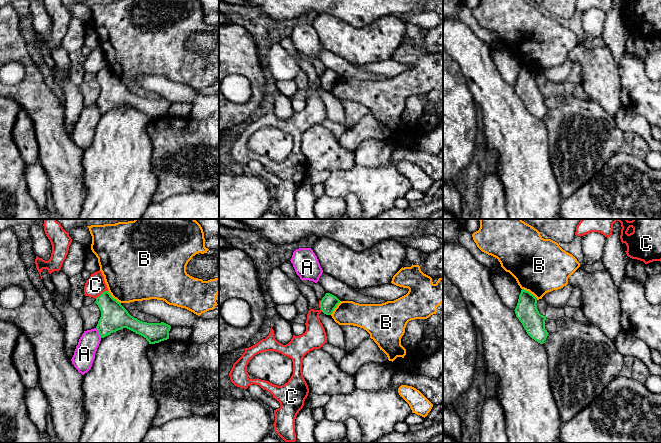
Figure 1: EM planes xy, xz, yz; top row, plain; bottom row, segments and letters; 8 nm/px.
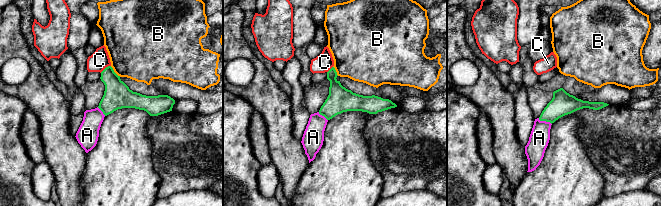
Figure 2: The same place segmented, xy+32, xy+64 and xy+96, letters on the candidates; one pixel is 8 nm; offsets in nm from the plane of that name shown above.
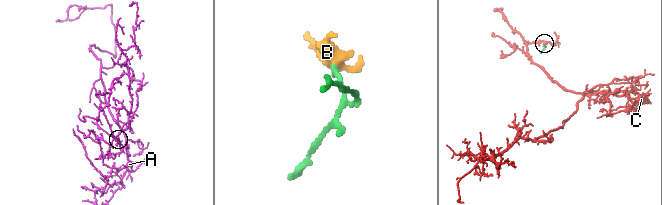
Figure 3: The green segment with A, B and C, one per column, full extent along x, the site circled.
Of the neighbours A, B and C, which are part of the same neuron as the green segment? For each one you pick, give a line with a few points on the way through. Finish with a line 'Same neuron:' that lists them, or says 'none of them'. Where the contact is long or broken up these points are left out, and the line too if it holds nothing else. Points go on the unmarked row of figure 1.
Same neuron: none of them

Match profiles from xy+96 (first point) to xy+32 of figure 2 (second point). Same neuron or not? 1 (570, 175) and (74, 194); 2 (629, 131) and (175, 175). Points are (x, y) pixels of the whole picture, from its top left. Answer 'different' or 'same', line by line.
1: different
2: same

